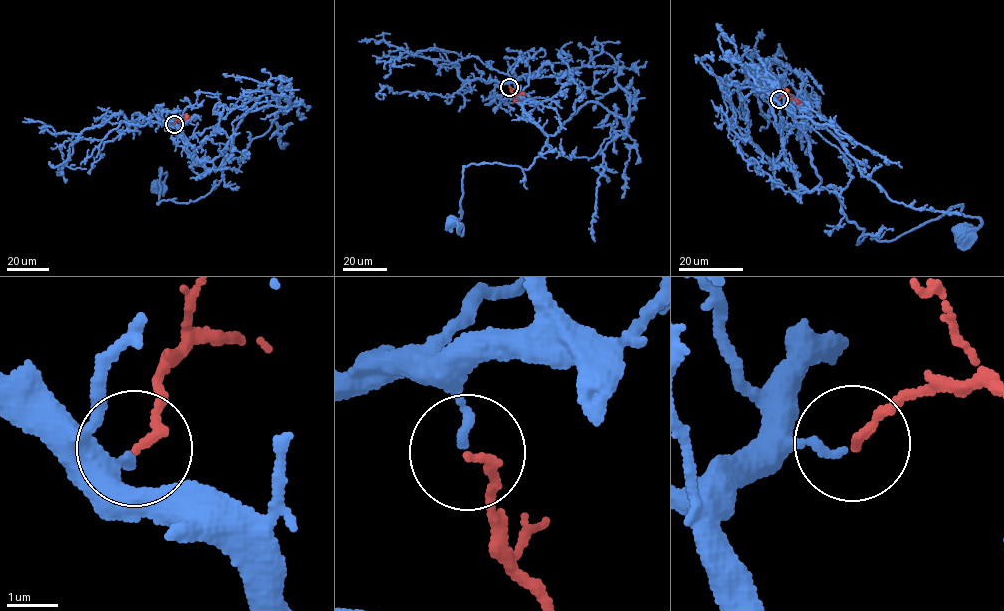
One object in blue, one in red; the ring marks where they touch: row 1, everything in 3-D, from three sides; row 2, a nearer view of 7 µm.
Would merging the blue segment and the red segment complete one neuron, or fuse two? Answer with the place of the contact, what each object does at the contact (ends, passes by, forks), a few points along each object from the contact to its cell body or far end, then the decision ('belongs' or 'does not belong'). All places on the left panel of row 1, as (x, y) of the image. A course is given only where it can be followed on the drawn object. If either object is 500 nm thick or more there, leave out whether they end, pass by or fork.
at (174, 124); blue ends there; red ends there; blue runs (174, 125), (204, 166), (226, 161), (223, 177), (187, 203), (158, 204), (160, 168), (167, 175), (156, 184); red runs (174, 124), (176, 120), (184, 118), (186, 113); belongs

